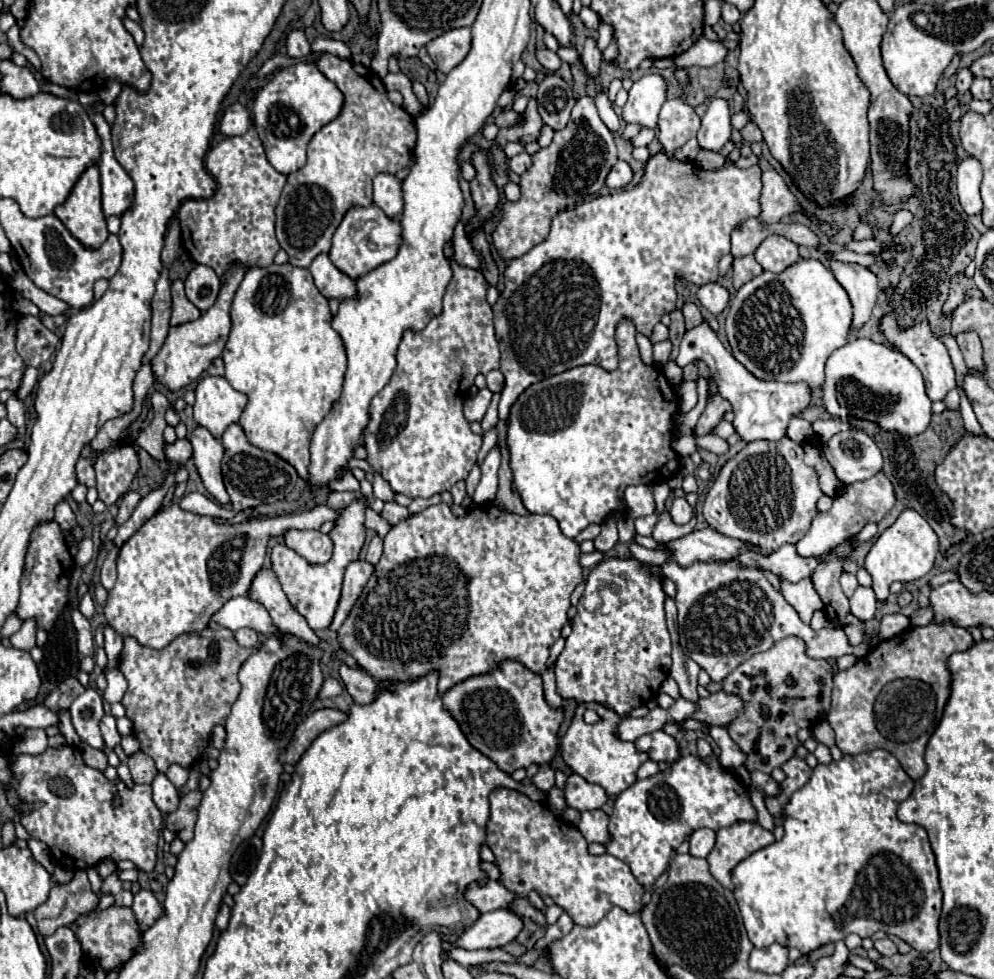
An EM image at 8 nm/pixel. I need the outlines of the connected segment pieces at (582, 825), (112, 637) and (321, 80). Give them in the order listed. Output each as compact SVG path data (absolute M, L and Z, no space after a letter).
M595 809L595 811L585 811L581 815L577 829L583 833L587 843L603 843L605 845L611 841L607 825L609 825L607 813L603 809Z
M105 627L105 645L103 645L103 649L107 653L105 671L109 671L109 669L113 669L117 665L117 657L121 653L121 647L123 647L123 639L115 633L113 627Z
M297 63L293 67L285 67L281 71L277 71L273 75L273 79L269 79L265 83L265 87L259 91L257 99L253 101L253 121L255 121L255 129L259 133L259 139L265 147L265 155L267 161L273 165L273 169L277 169L283 175L289 175L297 169L301 169L305 165L305 149L307 143L311 141L311 137L327 123L331 123L343 107L345 99L343 93L339 91L339 87L329 81L317 67L315 63Z

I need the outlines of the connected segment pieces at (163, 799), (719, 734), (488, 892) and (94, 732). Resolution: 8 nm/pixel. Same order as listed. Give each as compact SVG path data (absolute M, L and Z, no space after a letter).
M157 773L151 787L153 787L153 801L159 807L159 811L165 815L173 813L179 805L179 795L175 785L165 777L165 773Z
M707 725L709 735L715 739L715 743L721 747L721 755L719 761L723 767L727 769L737 769L745 763L747 755L743 755L743 751L739 751L739 747L735 747L735 741L729 737L729 733L723 727L711 727Z
M487 881L485 885L471 883L471 887L465 889L465 895L467 895L467 901L473 907L477 907L481 913L507 907L515 899L515 895L507 891L503 885L499 885L497 881Z
M87 689L83 695L79 695L73 705L69 707L73 727L79 733L79 737L89 743L93 749L105 751L103 737L99 733L99 719L103 717L103 699L97 691Z

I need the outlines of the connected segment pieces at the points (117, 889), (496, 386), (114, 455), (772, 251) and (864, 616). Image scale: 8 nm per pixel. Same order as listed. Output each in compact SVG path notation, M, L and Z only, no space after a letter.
M115 869L105 881L103 881L103 887L101 887L101 891L103 893L113 893L113 895L119 895L121 893L121 879L119 879L119 869Z
M493 369L493 371L487 373L487 387L489 387L493 393L497 393L497 391L503 389L503 373L501 373L499 369Z
M129 445L101 453L95 463L99 499L105 505L117 503L127 493L129 483L133 481L133 477L137 477L137 471L137 453Z
M769 235L755 251L755 259L765 271L779 273L801 259L799 245L783 235Z
M857 587L855 595L849 599L851 601L851 613L861 619L861 621L869 621L875 615L875 605L877 605L877 597L875 591L871 587Z

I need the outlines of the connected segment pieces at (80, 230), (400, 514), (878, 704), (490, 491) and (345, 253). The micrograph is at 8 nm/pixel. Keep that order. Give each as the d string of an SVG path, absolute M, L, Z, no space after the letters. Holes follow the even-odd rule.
M89 167L81 175L69 199L55 209L55 215L87 249L99 249L107 241L109 233L101 211L101 183L97 167Z
M393 501L393 503L385 503L385 509L381 511L381 517L383 517L389 525L397 525L399 521L403 521L403 519L409 517L409 511L407 511L407 507L401 507L401 505L397 505L397 503Z
M951 623L927 627L907 627L893 639L877 643L853 667L833 677L833 701L829 709L829 725L835 731L837 747L845 755L885 749L899 759L903 771L913 779L925 775L925 747L935 731L935 723L943 717L947 695L951 693L951 671L947 671L947 655L967 651L973 637L967 629Z
M491 449L491 453L487 455L487 459L483 461L481 465L481 481L475 489L475 495L473 495L473 501L477 505L483 505L483 503L491 503L495 499L495 493L497 493L497 469L499 469L499 451L497 449Z
M353 207L345 213L341 225L333 235L333 245L329 251L331 263L351 279L359 279L367 271L373 271L379 263L385 263L397 255L401 243L401 225L395 219L389 219L379 207ZM377 225L377 227L375 227ZM371 231L371 233L370 233ZM379 235L379 239L375 239Z

